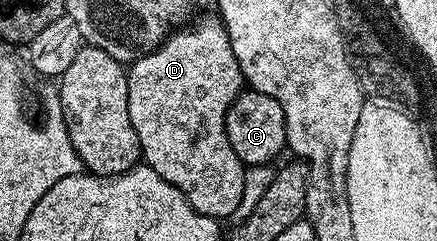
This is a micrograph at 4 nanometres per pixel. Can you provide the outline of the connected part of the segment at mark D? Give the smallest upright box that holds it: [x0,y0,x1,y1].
[127,18,245,221]

